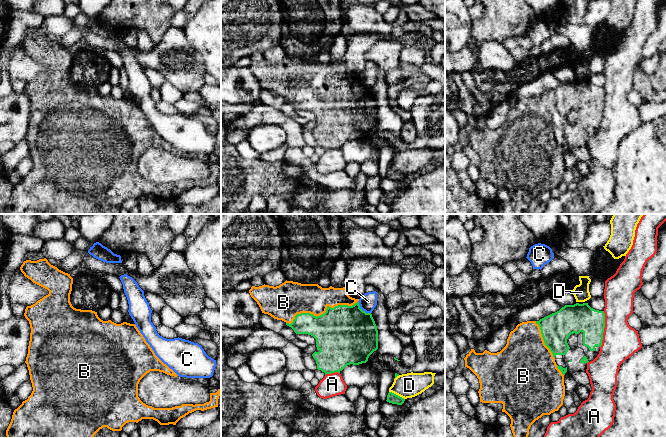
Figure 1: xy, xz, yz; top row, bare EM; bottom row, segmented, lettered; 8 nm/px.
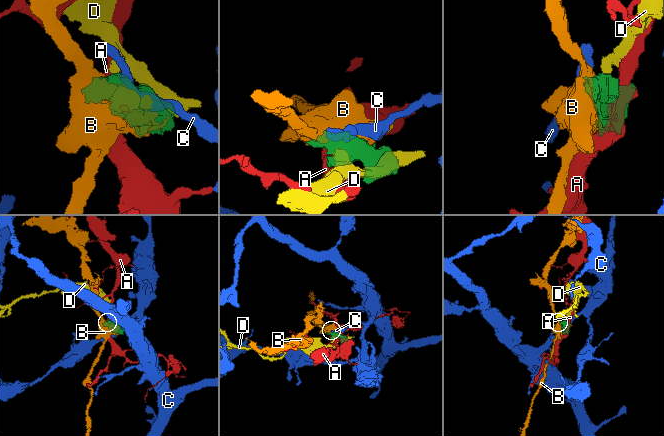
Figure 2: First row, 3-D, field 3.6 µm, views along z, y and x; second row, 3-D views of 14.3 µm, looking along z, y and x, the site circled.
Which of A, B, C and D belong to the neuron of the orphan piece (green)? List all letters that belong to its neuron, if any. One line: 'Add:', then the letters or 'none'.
Add: B

